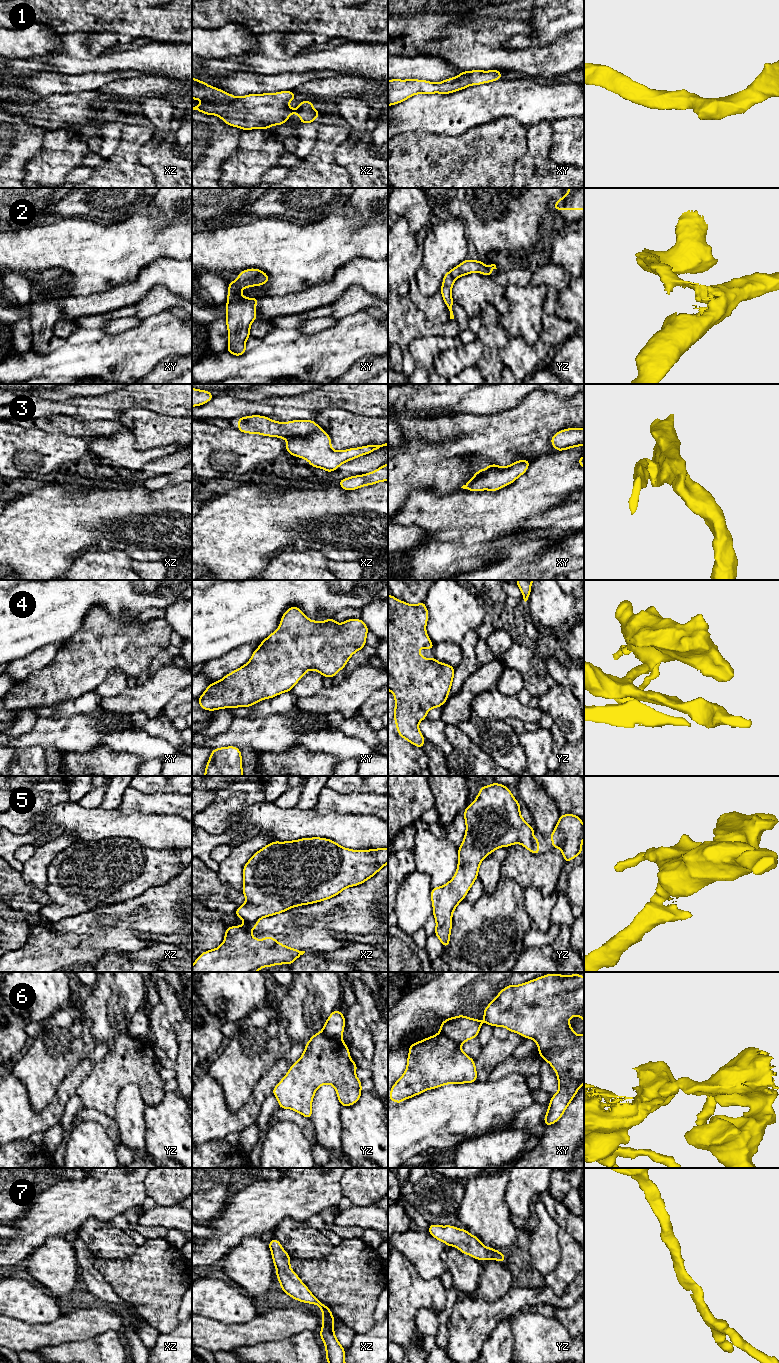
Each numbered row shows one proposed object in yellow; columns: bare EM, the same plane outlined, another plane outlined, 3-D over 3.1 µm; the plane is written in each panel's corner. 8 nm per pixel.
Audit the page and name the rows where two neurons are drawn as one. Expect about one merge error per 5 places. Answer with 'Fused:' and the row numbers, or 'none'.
Fused: 5, 6

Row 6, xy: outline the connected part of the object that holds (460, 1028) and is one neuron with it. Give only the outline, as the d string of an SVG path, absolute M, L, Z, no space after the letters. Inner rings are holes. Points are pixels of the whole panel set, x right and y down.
M461 1014L443 1021L440 1024L440 1033L443 1033L461 1045L477 1037L482 1024L479 1019L472 1019Z

